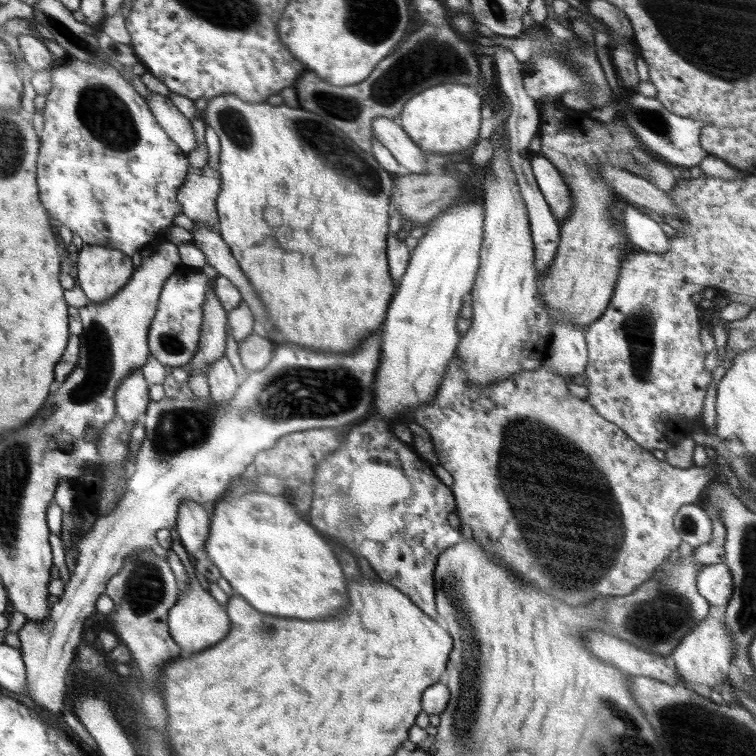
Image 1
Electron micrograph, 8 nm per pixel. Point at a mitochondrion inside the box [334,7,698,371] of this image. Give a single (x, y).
(654, 120)

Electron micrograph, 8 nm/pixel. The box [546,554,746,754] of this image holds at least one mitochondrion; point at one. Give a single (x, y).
(665, 614)

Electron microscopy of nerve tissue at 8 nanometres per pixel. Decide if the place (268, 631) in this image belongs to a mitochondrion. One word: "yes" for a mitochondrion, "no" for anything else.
yes

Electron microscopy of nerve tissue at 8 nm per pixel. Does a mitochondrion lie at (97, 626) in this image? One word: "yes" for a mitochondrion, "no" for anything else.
no

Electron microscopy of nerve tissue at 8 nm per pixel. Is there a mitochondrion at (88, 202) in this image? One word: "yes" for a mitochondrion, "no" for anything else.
no

